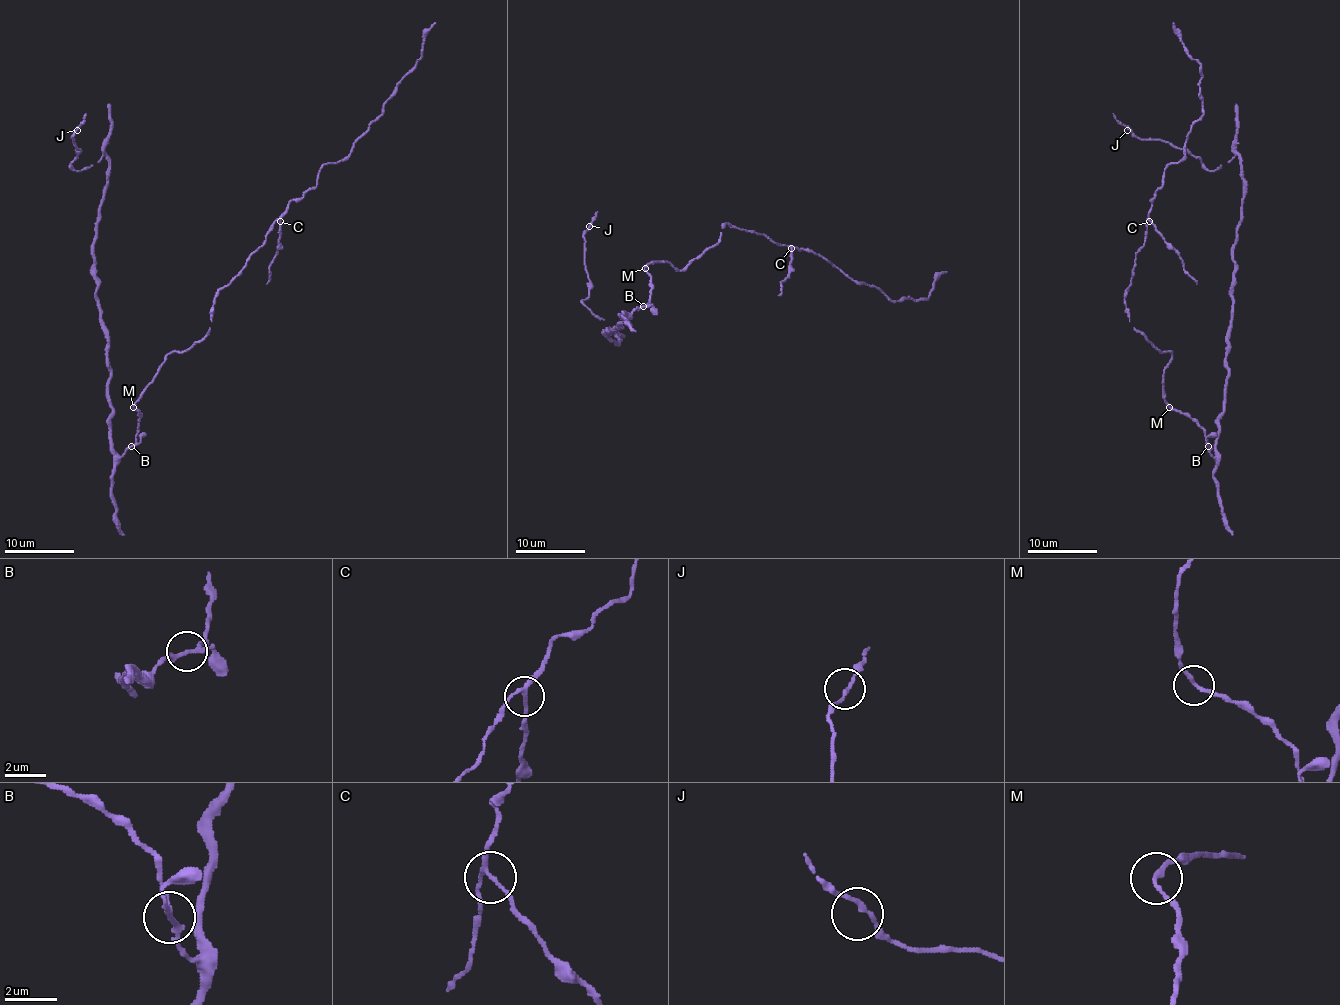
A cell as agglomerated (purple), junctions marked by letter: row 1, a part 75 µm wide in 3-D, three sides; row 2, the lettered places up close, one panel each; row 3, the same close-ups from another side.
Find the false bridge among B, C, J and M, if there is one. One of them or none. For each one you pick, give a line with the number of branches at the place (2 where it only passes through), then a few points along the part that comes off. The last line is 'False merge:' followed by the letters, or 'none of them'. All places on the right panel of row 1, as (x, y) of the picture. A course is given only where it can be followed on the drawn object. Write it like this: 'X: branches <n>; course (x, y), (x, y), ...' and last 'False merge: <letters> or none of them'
C: branches 3; course (1150, 220), (1176, 252), (1183, 269), (1197, 283)
False merge: C

